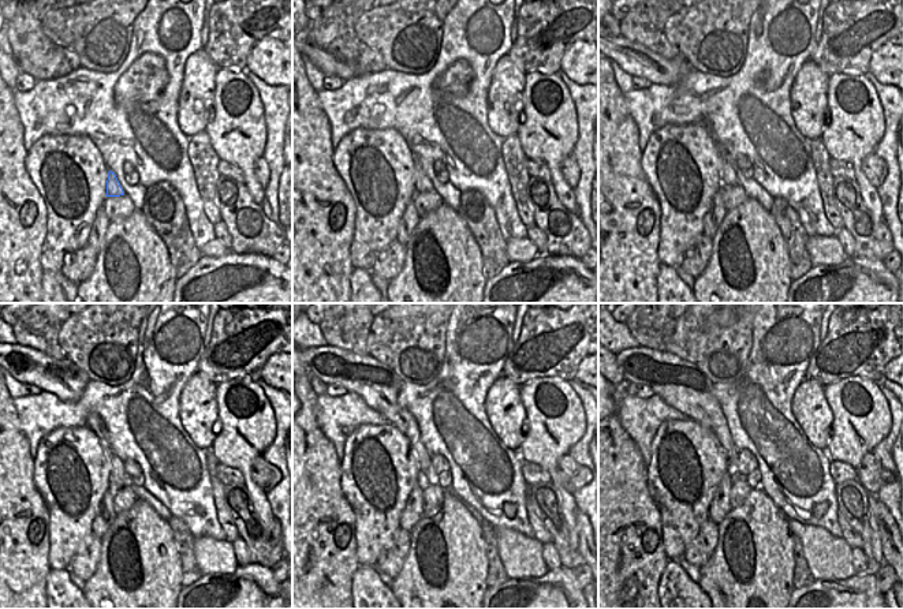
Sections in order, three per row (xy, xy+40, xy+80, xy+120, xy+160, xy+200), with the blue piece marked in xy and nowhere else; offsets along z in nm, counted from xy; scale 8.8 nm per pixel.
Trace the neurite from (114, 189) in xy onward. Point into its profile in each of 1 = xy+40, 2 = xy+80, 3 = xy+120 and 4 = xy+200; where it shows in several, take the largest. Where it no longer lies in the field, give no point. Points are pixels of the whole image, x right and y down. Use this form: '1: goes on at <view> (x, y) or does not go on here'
1: goes on at xy+40 (421, 182)
2: goes on at xy+80 (728, 164)
3: goes on at xy+120 (93, 421)
4: goes on at xy+200 (682, 385)

